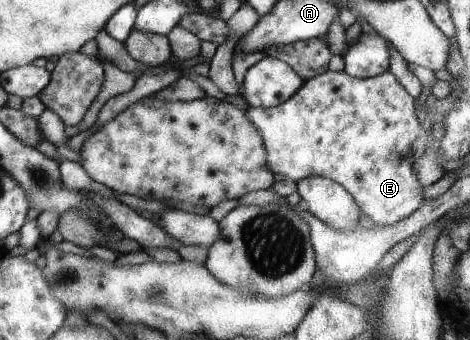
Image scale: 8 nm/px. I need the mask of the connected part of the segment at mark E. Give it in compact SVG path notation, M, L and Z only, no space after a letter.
M326 70L322 74L313 76L302 83L302 86L284 103L277 104L273 107L250 107L248 112L250 122L254 128L261 133L261 139L265 143L266 160L269 163L270 172L275 175L280 175L283 178L290 180L300 180L306 177L324 177L330 179L339 185L342 185L346 192L353 196L353 199L360 206L361 212L369 216L375 225L391 225L399 220L405 219L408 215L412 215L416 210L424 207L424 188L417 181L415 172L412 172L412 150L410 144L412 140L416 140L418 132L420 132L420 124L414 116L414 108L412 108L412 98L406 94L406 89L398 82L397 78L389 70L381 72L373 77L359 79L358 77L350 76L344 71Z

